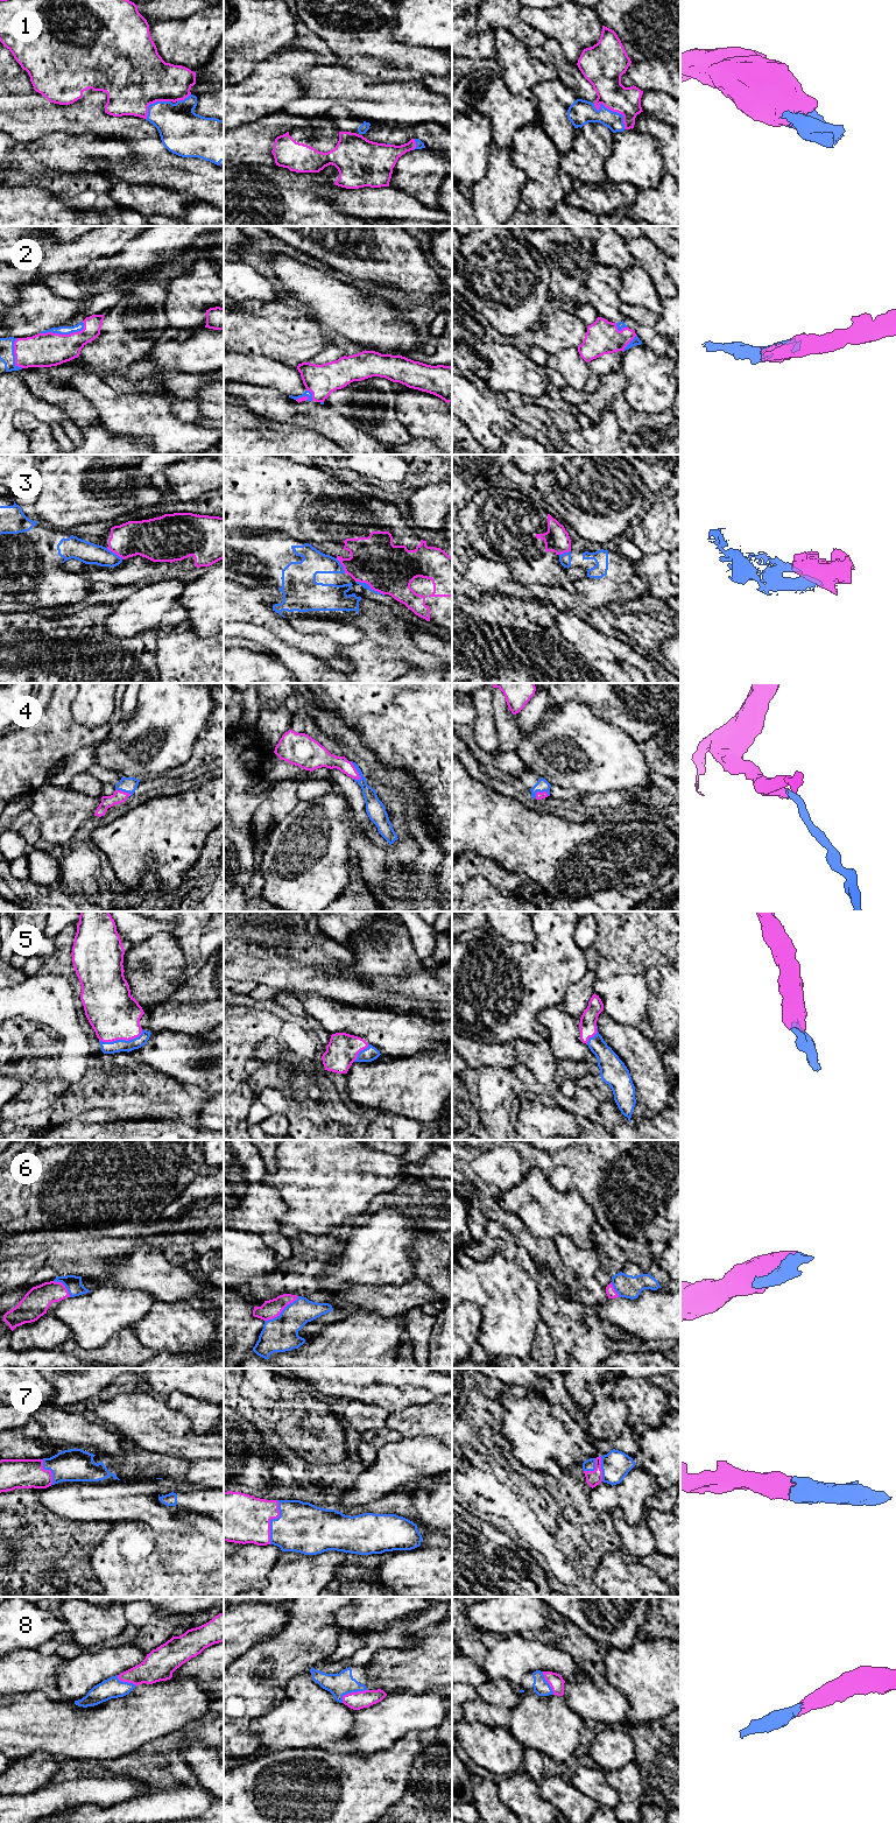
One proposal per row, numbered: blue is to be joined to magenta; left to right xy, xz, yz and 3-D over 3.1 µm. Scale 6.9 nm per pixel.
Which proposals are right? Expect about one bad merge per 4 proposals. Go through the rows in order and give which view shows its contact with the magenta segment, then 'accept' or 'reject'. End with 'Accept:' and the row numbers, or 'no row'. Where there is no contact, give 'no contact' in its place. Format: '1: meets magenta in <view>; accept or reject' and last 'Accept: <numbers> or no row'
1: meets magenta in yz; accept
2: meets magenta in xy; accept
3: meets magenta in xz; reject
4: meets magenta in xz; accept
5: meets magenta in xy; accept
6: meets magenta in xz; accept
7: meets magenta in xz; accept
8: meets magenta in xz; accept
Accept: 1, 2, 4, 5, 6, 7, 8

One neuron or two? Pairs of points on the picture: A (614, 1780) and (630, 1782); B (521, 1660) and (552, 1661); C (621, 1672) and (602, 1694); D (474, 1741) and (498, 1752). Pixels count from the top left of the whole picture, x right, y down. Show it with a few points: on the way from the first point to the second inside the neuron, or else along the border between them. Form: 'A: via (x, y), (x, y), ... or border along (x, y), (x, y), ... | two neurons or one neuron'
A: via (618, 1780), (627, 1782) | one neuron
B: via (529, 1660), (544, 1660) | one neuron
C: border along (607, 1680), (621, 1693), (628, 1704) | two neurons
D: via (480, 1741), (492, 1747) | one neuron

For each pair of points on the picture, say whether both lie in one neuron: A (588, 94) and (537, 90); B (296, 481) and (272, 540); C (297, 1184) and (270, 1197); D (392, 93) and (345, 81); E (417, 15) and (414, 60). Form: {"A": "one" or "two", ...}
{"A": "two", "B": "two", "C": "two", "D": "one", "E": "two"}

